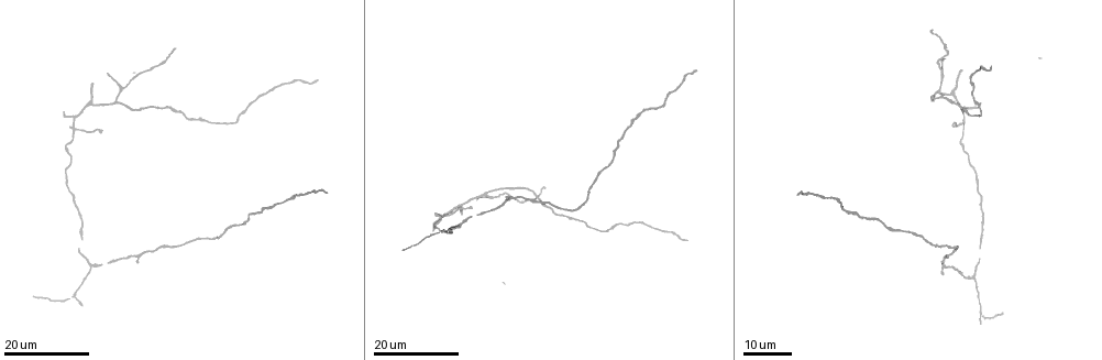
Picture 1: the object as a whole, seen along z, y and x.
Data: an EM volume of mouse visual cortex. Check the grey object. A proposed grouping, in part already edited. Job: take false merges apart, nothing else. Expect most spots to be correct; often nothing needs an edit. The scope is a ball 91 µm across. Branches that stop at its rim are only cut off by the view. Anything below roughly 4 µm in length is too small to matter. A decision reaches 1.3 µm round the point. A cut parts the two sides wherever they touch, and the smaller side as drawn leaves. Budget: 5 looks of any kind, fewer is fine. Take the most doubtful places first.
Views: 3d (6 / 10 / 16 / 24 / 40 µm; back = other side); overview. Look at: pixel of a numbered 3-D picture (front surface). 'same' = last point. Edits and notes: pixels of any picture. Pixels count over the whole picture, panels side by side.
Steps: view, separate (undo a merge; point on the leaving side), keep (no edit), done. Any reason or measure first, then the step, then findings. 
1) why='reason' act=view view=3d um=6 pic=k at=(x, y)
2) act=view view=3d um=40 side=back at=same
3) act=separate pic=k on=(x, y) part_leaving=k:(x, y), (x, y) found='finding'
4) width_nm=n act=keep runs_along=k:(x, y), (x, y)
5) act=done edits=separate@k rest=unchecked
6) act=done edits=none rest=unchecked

why='looks like a crossing' act=view view=3d um=24 pic=1 at=(76, 129)

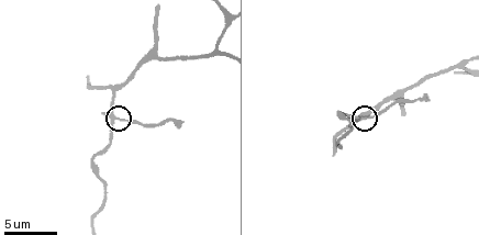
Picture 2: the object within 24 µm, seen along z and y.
act=view view=3d um=10 pic=2 at=(364, 118)

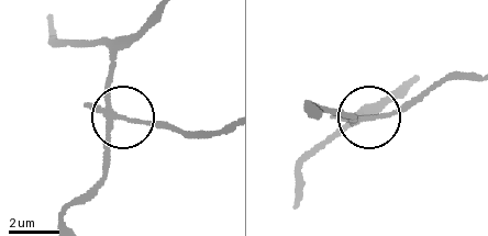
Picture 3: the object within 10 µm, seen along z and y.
side_arm_um=8 act=separate pic=3 on=(151, 125) part_leaving=3:(113, 118), (224, 130) found='two neurons meet here'

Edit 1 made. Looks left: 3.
why='three-way junction' act=view view=3d um=24 pic=1 at=(462, 226)

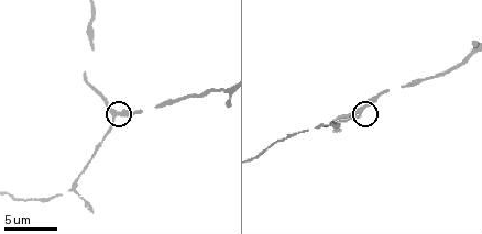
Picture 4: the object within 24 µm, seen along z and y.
act=view view=3d um=10 pic=4 at=(115, 113)

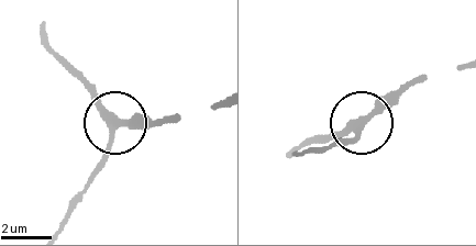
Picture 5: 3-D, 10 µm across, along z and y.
arms=3 act=keep found='continuous, no second neuron'

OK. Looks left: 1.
why='calibre changes' act=view view=3d um=10 pic=2 at=(94, 157)

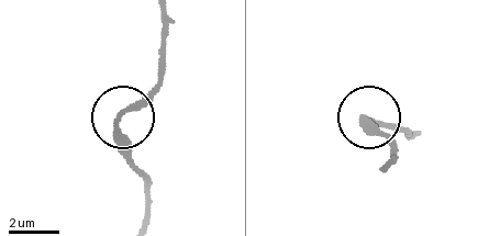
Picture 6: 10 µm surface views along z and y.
width_nm=240 act=keep found='continuous, no second neuron'

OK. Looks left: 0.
act=done edits=separate@3 rest=unchecked

